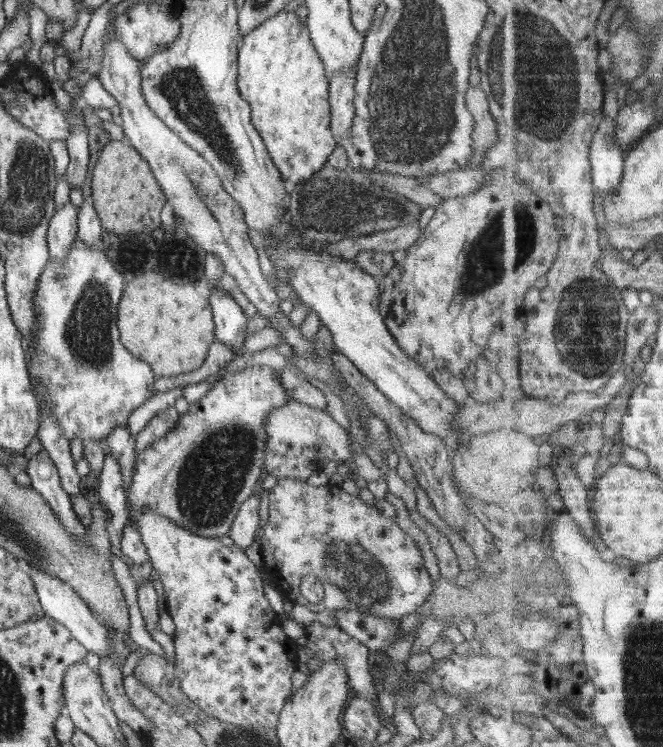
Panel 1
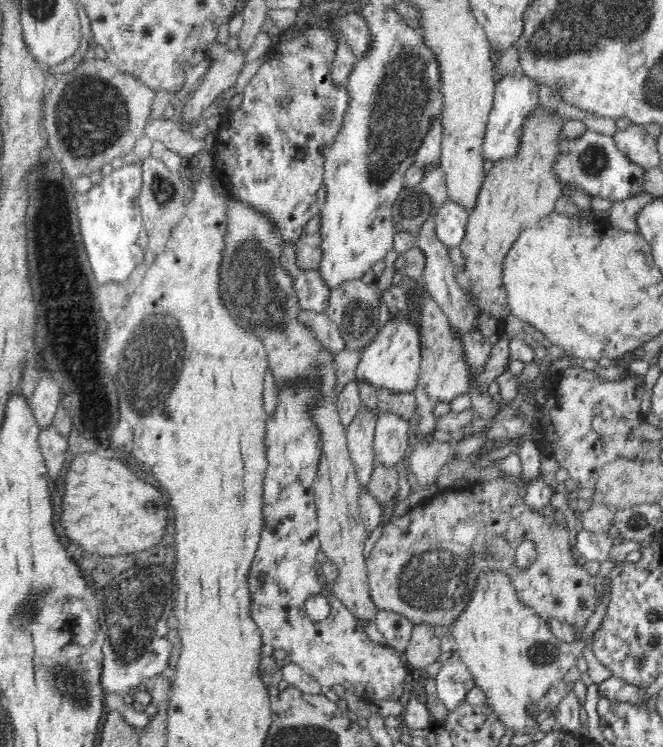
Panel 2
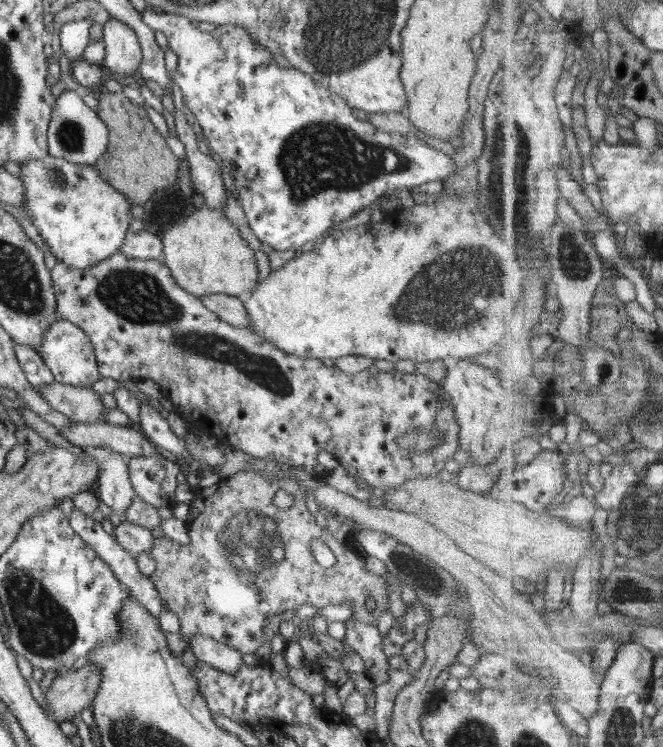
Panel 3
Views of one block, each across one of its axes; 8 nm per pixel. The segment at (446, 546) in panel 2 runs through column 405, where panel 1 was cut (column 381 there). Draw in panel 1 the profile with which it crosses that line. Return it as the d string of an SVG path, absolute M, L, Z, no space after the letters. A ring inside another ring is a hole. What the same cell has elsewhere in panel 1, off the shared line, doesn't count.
M286 478L278 480L270 489L267 501L268 521L257 537L263 570L272 586L276 586L290 602L313 607L300 591L302 578L308 574L319 578L325 590L325 598L318 607L322 611L352 610L401 619L413 614L431 595L434 582L424 566L418 545L398 527L394 519L382 515L374 505L364 503L359 495L349 494L338 485L316 487L306 480Z

